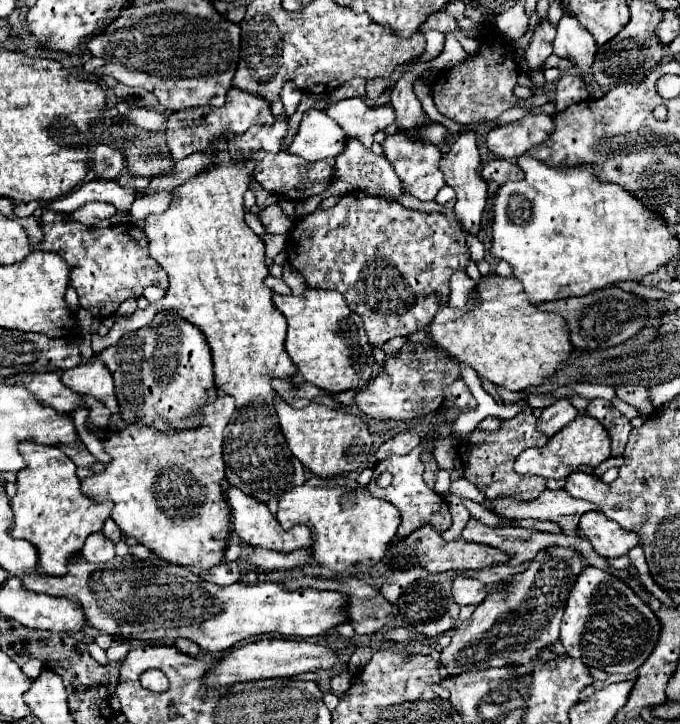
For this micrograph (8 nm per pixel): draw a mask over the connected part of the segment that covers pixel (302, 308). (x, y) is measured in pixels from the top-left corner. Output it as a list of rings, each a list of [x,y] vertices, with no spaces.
[[[306,289],[304,295],[274,295],[274,307],[288,321],[286,353],[298,367],[292,383],[312,383],[328,393],[360,389],[374,375],[376,363],[360,315],[350,311],[340,291]]]

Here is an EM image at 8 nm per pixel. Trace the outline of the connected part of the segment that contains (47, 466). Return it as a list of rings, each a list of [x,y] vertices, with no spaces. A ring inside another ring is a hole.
[[[24,441],[18,447],[26,461],[26,469],[18,473],[16,495],[10,499],[14,521],[12,537],[28,539],[36,543],[40,551],[40,571],[44,575],[64,575],[68,559],[80,553],[86,537],[102,529],[114,507],[112,501],[94,501],[80,491],[80,479],[76,477],[76,465],[58,447]]]

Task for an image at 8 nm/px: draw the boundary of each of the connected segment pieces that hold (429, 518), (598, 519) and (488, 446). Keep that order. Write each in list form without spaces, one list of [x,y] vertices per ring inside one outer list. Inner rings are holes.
[[[434,435],[424,437],[422,443],[420,443],[414,451],[410,451],[408,455],[390,455],[388,459],[378,461],[376,467],[374,467],[374,477],[372,477],[370,485],[368,485],[368,491],[370,491],[374,497],[380,497],[380,499],[384,499],[384,501],[390,501],[390,503],[394,503],[394,505],[400,509],[402,523],[400,523],[400,527],[398,527],[398,535],[402,535],[402,537],[410,535],[414,529],[418,529],[418,527],[422,527],[422,525],[430,525],[430,527],[434,527],[436,531],[446,531],[446,529],[452,525],[452,517],[450,517],[448,505],[444,503],[444,499],[442,499],[438,493],[434,493],[432,489],[428,489],[426,483],[424,483],[424,479],[422,479],[424,463],[422,463],[422,459],[420,459],[420,453],[424,451],[424,447],[430,447],[430,449],[432,449],[432,447],[434,447],[434,441],[436,441]],[[382,471],[390,471],[390,473],[394,475],[394,483],[392,483],[390,487],[384,487],[384,489],[378,487],[378,483],[376,483],[376,477],[378,477]]]
[[[588,511],[580,517],[578,535],[588,539],[594,551],[602,557],[620,557],[638,545],[636,533],[622,529],[618,523],[612,523],[600,511]]]
[[[524,409],[522,413],[518,413],[512,419],[504,419],[500,429],[492,431],[492,433],[484,433],[484,431],[474,431],[470,437],[466,437],[464,443],[482,443],[482,445],[464,445],[466,451],[462,451],[462,463],[464,463],[464,477],[474,483],[478,487],[478,491],[486,493],[488,487],[498,487],[498,495],[512,495],[516,499],[536,499],[536,495],[540,495],[542,491],[528,491],[534,489],[528,487],[526,477],[518,475],[512,465],[514,459],[524,451],[531,447],[542,447],[548,442],[548,437],[541,434],[536,429],[536,417],[530,409]]]

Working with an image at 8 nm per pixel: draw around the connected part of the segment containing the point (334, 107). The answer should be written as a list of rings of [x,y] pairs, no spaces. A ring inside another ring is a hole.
[[[344,99],[330,103],[324,113],[334,119],[348,137],[358,139],[364,147],[372,147],[372,135],[390,127],[396,121],[396,113],[390,105],[368,107],[362,99]]]

